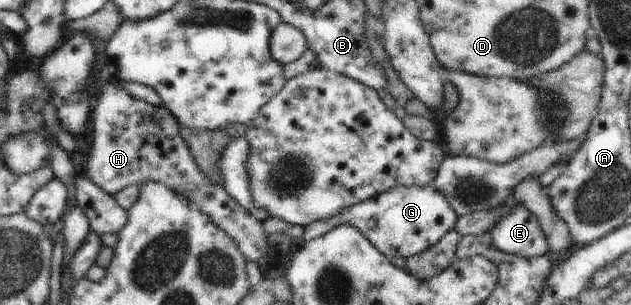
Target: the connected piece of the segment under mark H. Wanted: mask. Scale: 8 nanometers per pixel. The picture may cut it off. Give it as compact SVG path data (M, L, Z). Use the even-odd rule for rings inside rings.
M106 83L97 105L92 109L88 141L90 152L86 165L90 181L116 196L120 191L132 185L144 183L164 183L178 197L192 201L199 211L224 231L235 243L244 258L250 262L259 262L267 254L268 235L264 231L263 221L258 221L250 211L229 198L222 185L215 185L197 167L190 154L186 141L180 135L180 127L174 115L166 109L154 107L144 101L134 99L118 83Z

